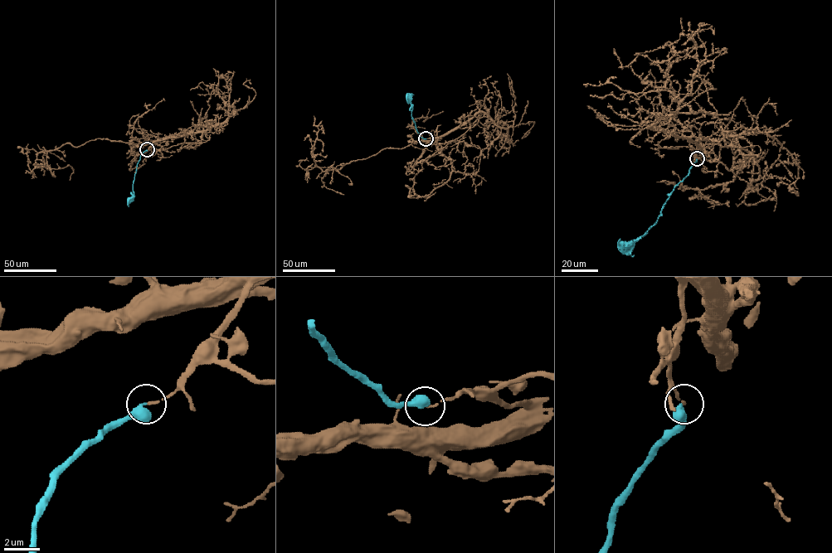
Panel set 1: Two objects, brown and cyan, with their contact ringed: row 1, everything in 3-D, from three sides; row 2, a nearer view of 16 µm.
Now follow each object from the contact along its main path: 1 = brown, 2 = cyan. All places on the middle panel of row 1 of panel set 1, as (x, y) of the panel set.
1: (425, 138), (445, 135), (484, 112), (507, 130), (508, 140), (497, 129), (495, 109), (498, 95), (495, 90)
2: (425, 138), (416, 130), (411, 116), (412, 106), (408, 98)

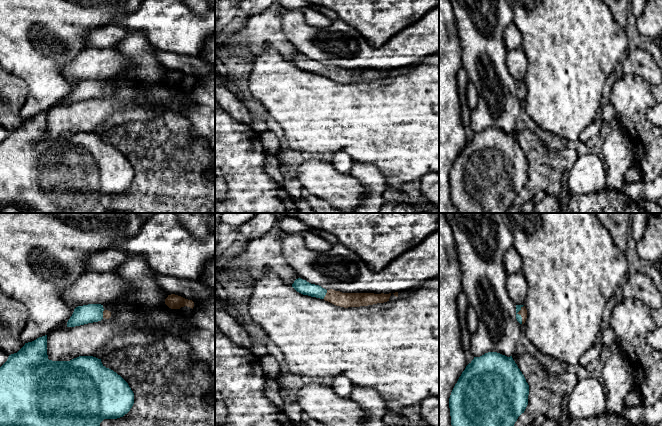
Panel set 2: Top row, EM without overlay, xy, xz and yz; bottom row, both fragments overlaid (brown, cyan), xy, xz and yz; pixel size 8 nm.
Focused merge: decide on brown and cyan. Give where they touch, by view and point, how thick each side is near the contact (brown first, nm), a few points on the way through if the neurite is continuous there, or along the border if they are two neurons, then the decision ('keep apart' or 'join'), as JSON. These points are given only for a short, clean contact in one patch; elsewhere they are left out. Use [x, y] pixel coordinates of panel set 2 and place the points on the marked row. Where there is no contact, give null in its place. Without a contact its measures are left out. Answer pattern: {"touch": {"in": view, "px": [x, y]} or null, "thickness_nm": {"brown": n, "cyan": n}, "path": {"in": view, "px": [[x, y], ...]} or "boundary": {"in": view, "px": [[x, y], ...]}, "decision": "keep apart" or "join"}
{"touch": {"in": "yz", "px": [518, 313]}, "thickness_nm": {"brown": 60, "cyan": 50}, "path": {"in": "yz", "px": [[523, 312], [518, 313], [518, 307]]}, "decision": "join"}

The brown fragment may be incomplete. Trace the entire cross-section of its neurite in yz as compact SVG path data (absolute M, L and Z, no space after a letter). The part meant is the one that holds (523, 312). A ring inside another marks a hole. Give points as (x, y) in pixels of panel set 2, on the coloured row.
M516 305L516 319L520 324L524 324L527 318L527 310L524 305Z

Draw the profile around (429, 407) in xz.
M428 397L420 402L421 426L439 426L439 397Z

